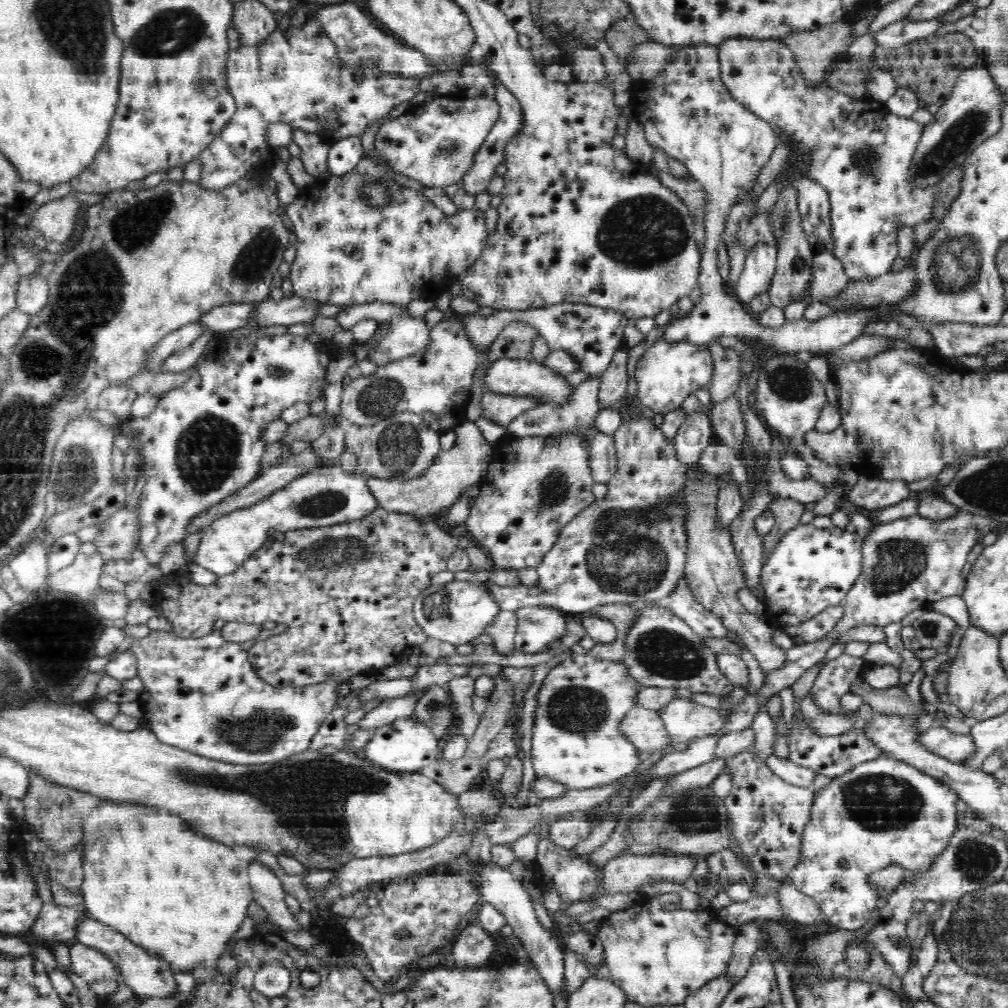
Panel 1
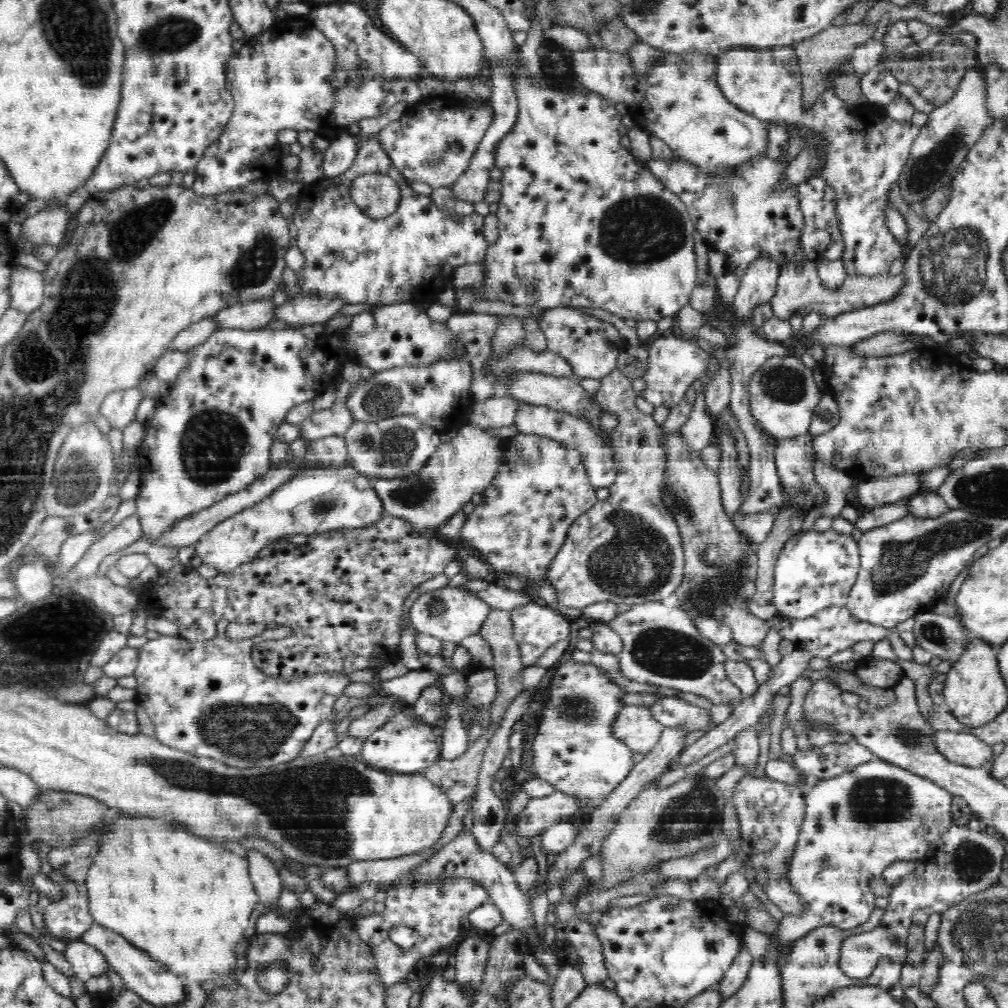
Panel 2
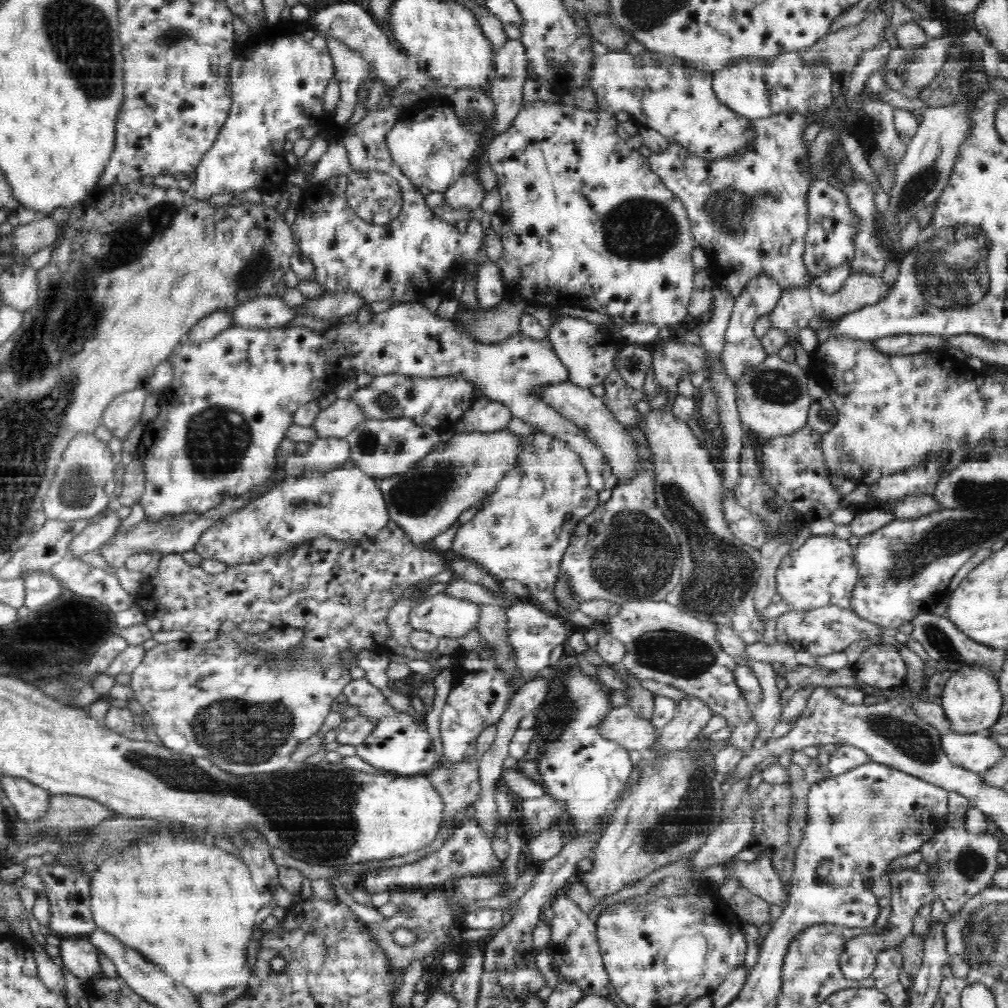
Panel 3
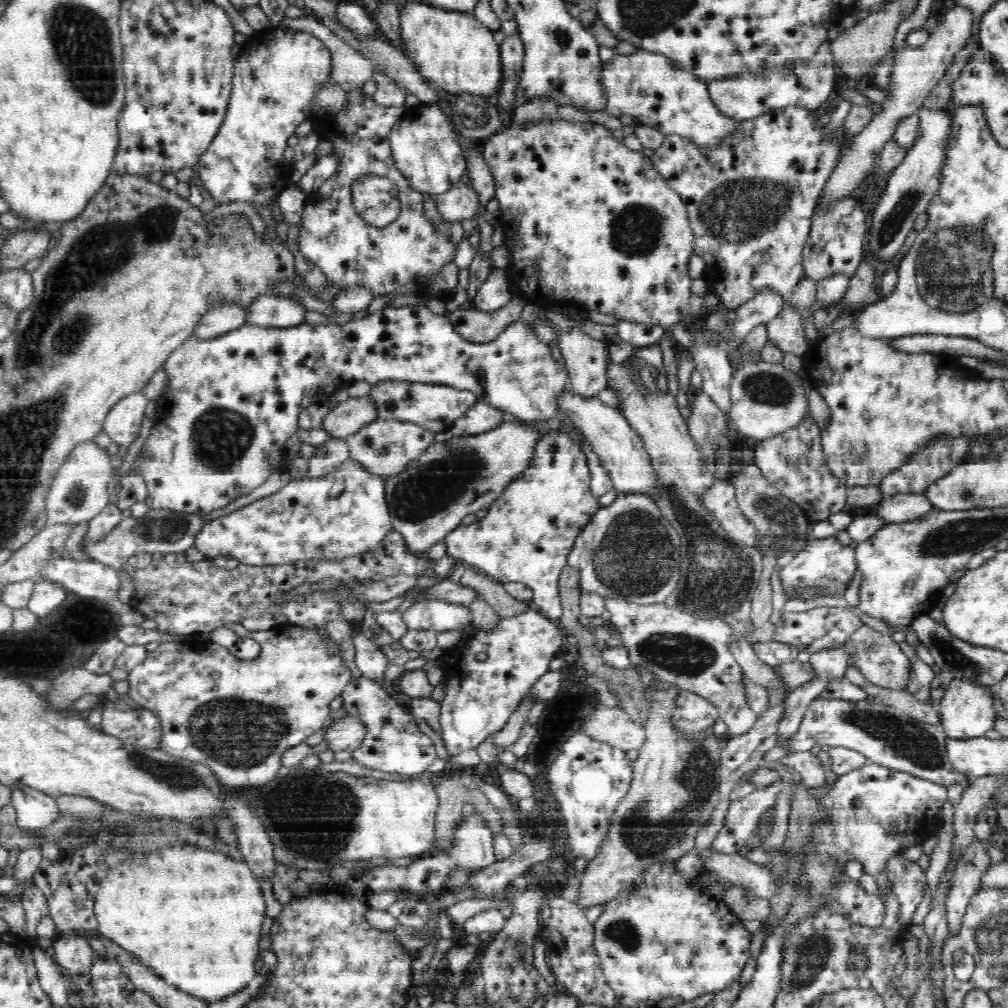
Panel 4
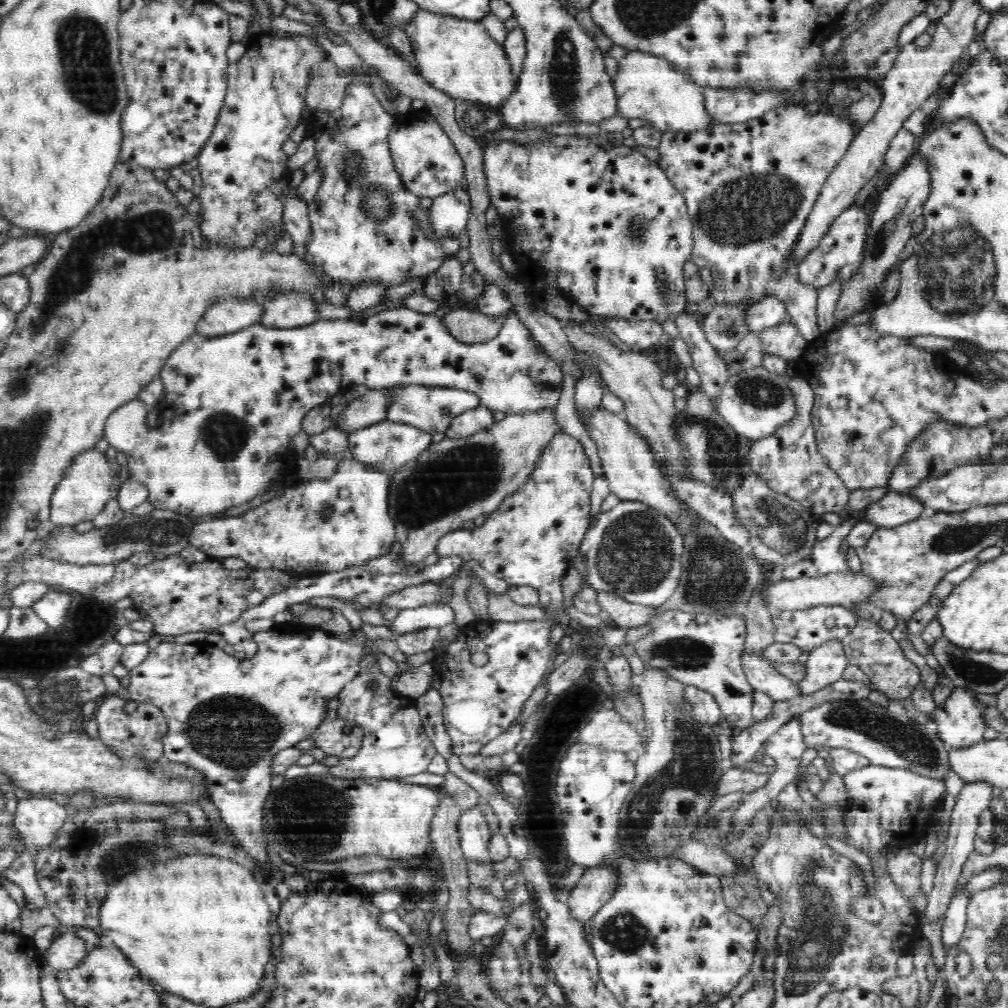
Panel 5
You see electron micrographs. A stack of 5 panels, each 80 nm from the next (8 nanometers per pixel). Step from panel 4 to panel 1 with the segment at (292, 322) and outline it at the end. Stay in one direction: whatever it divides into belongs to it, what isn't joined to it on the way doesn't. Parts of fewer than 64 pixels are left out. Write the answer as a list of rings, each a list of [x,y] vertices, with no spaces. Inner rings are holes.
[[[256,303],[223,304],[206,313],[198,323],[208,333],[227,332],[244,328],[256,312]]]

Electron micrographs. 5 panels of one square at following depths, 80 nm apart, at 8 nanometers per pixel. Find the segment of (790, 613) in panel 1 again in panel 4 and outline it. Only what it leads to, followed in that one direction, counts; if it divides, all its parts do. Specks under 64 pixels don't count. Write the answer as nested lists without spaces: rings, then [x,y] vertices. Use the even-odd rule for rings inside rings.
[[[836,534],[823,539],[808,541],[804,548],[780,570],[780,582],[790,584],[819,584],[837,589],[844,581],[852,580],[857,570],[855,549],[841,544]]]

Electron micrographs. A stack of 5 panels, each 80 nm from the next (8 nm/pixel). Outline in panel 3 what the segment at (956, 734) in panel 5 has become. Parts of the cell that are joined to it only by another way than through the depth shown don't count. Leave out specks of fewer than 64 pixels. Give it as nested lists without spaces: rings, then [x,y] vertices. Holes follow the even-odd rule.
[[[978,663],[954,671],[944,685],[941,705],[952,731],[958,734],[985,733],[1001,717],[1003,698],[997,676]]]

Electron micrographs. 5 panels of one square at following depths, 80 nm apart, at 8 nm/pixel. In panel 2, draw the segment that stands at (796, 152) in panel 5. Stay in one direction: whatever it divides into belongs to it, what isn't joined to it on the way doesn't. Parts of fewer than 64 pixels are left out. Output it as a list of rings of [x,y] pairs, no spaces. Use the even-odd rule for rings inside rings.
[[[766,121],[768,125],[768,148],[758,158],[752,158],[734,168],[720,167],[713,173],[704,173],[692,161],[682,159],[675,153],[670,160],[647,161],[650,170],[662,184],[677,194],[686,205],[694,228],[705,240],[708,250],[713,248],[727,257],[728,271],[734,271],[742,279],[750,264],[760,258],[770,258],[778,270],[794,264],[796,252],[800,250],[802,229],[805,219],[800,209],[798,185],[792,188],[777,188],[784,168],[778,162],[782,146],[790,138],[790,123]]]

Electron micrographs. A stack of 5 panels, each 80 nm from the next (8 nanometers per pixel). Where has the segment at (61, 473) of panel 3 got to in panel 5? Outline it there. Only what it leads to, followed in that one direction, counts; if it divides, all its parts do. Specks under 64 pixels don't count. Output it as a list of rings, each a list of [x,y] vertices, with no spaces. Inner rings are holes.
[[[95,447],[82,451],[73,463],[65,468],[65,476],[57,484],[50,499],[50,520],[55,526],[76,525],[84,520],[92,520],[115,493],[116,481],[110,469],[108,458]]]

